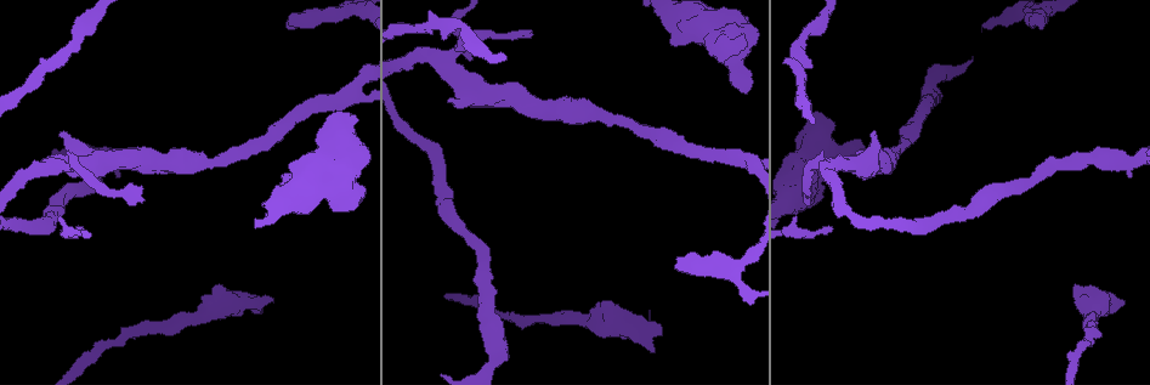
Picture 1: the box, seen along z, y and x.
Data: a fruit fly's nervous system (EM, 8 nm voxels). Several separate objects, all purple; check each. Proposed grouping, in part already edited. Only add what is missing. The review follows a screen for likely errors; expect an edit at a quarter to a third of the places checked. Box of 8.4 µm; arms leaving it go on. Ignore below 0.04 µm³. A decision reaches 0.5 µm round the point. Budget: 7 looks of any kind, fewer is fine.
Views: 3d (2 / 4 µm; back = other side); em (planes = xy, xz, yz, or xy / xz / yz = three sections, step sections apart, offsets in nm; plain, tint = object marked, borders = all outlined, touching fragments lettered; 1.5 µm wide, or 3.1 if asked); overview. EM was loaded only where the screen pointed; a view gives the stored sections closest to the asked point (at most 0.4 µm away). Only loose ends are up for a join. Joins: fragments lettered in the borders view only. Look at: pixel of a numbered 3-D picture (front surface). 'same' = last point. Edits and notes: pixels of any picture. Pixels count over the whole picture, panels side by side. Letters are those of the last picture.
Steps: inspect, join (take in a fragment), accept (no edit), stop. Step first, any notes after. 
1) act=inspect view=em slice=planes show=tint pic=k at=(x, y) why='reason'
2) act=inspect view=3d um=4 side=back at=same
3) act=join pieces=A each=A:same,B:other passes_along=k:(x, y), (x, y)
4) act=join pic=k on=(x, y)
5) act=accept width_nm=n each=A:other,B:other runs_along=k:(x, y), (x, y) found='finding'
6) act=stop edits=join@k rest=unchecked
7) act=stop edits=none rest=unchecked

act=inspect view=em slice=xz step=4 show=borders pic=1 at=(805, 200) why='an open end'

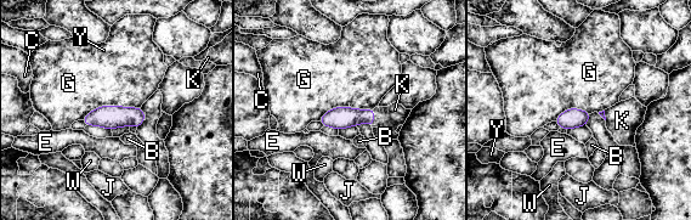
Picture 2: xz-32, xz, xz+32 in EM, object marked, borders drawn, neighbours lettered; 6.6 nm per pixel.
act=join pieces=K width_nm=130 longest_contact=G:400nm each=B:other,C:other,E:other,G:other,J:other,K:same,W:other,Y:other found='the cell continues'

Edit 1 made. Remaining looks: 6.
act=inspect view=3d um=2 pic=1 at=(449, 97) why='free end'

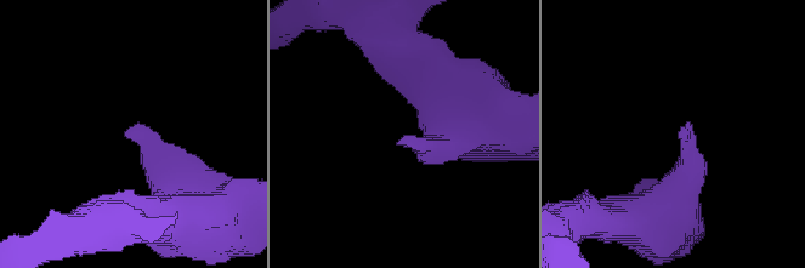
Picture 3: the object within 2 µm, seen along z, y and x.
act=inspect view=em slice=planes show=plain pic=3 at=(403, 135) why='need the tissue'

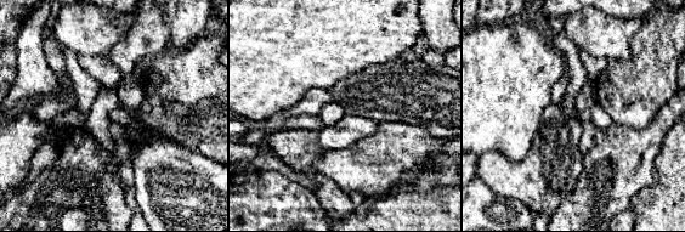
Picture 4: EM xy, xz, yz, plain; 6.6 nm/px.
act=inspect view=em slice=planes show=borders at=same why='see the neighbours'

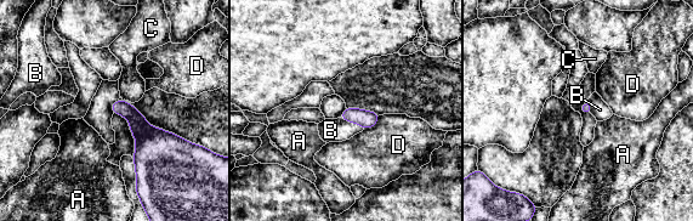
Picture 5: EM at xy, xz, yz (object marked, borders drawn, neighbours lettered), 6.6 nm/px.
act=join pieces=B each=A:other,B:same,C:other,D:other passes_along=5:(367, 119), (351, 122), (330, 130) found='it goes on there'

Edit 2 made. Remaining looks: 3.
act=inspect view=em slice=planes show=plain pic=1 at=(326, 120)

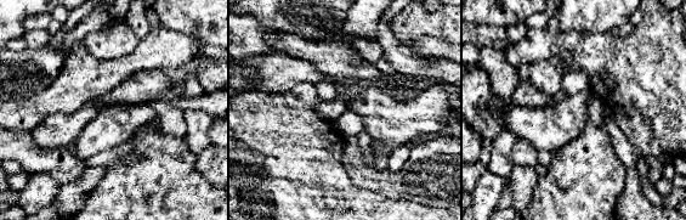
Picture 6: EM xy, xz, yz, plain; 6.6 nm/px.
act=inspect view=em slice=planes show=borders at=same

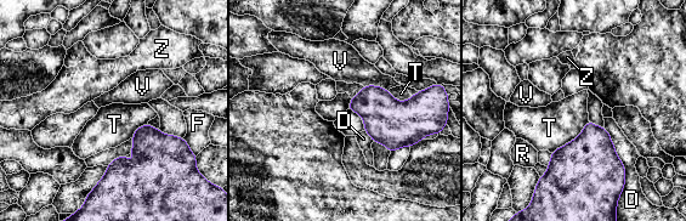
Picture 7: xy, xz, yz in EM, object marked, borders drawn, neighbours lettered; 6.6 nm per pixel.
act=accept each=D:other,F:other,R:other,T:other,V:other,Z:other border=7:(588, 118), (576, 137), (550, 152) found='none of them fits'

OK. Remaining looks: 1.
act=stop edits=join@2,join@5 rest=unchecked

